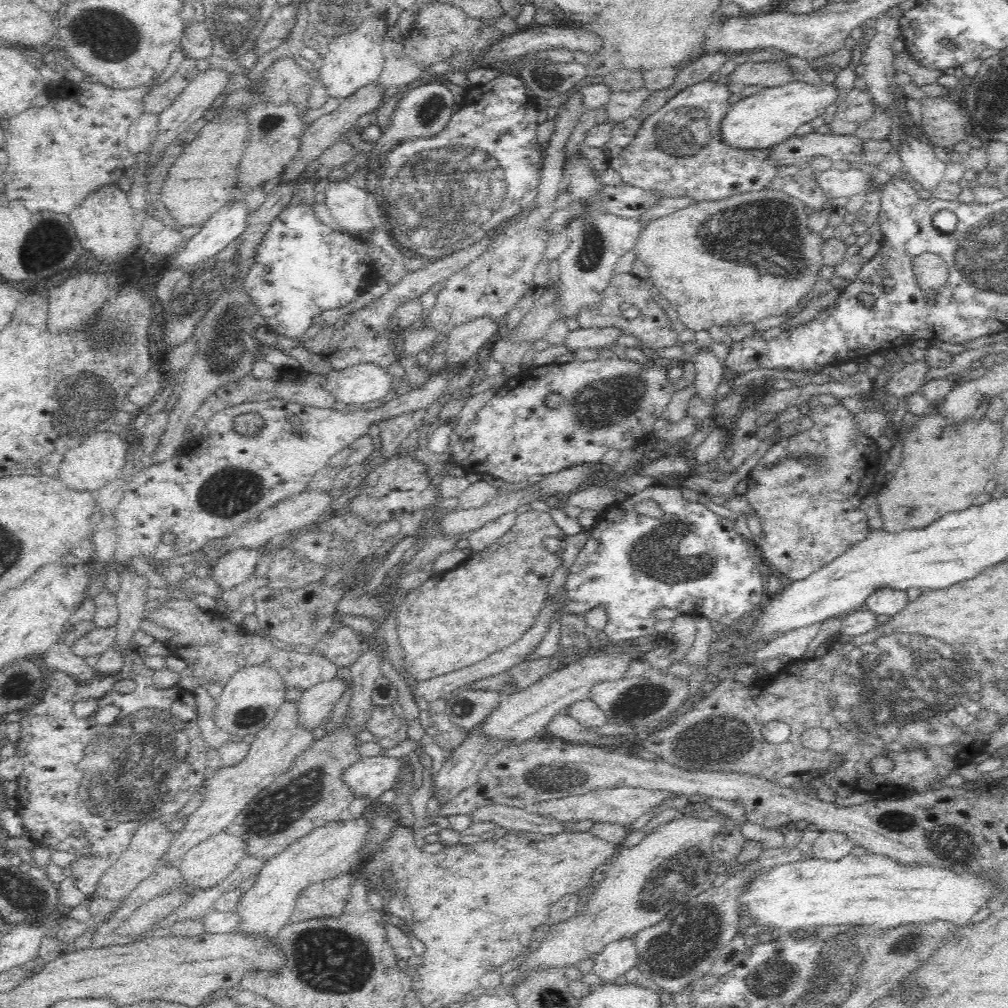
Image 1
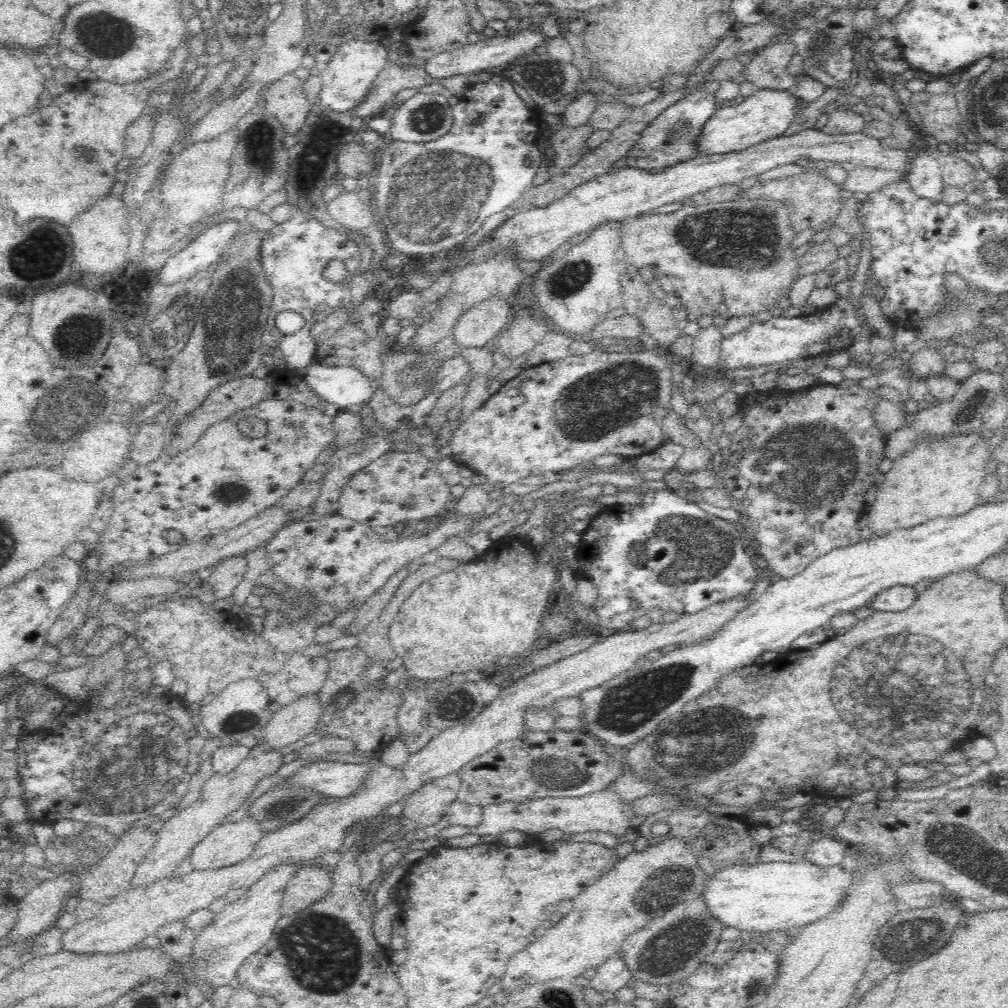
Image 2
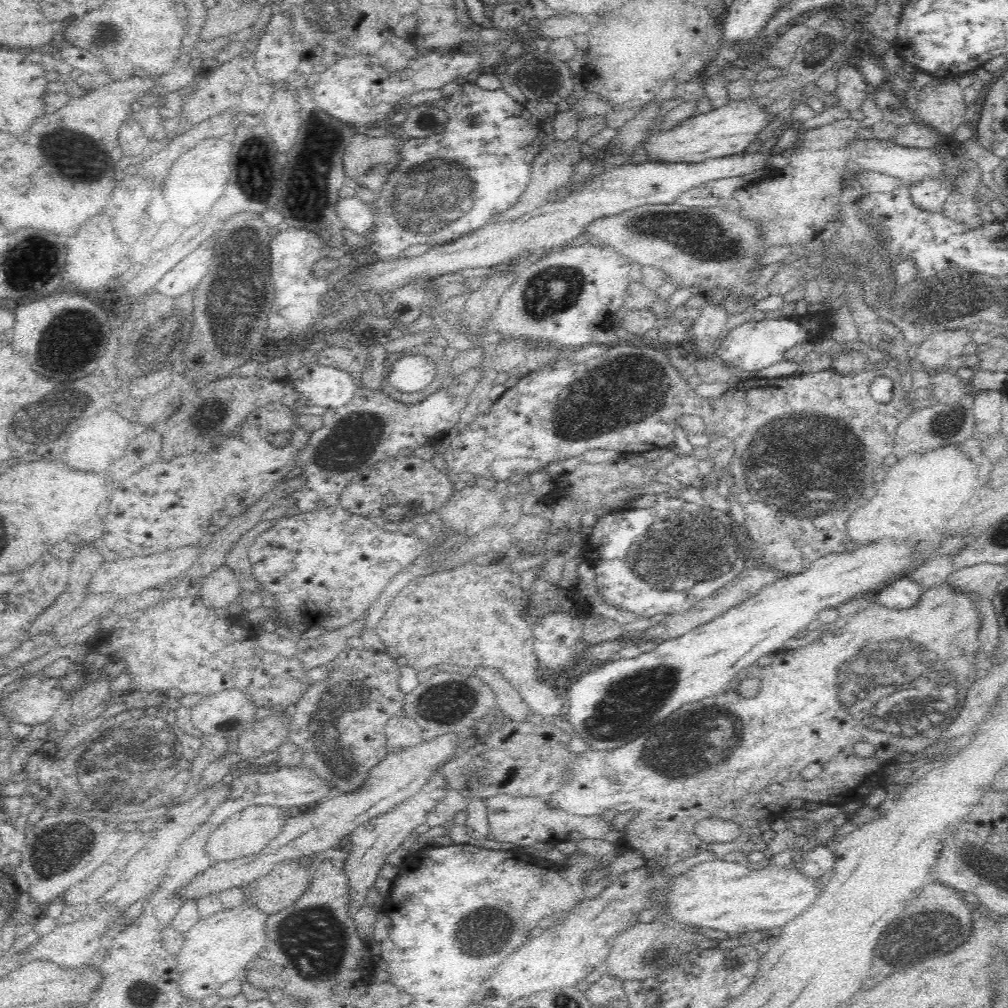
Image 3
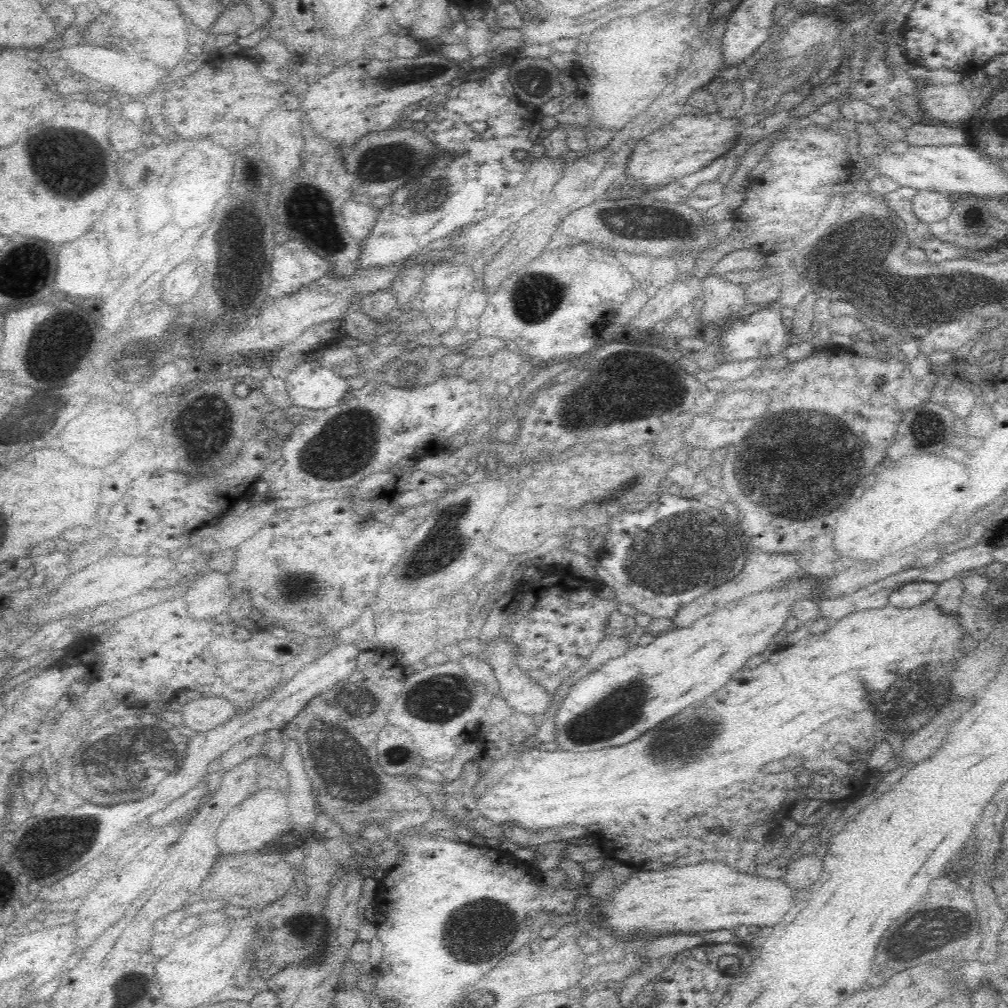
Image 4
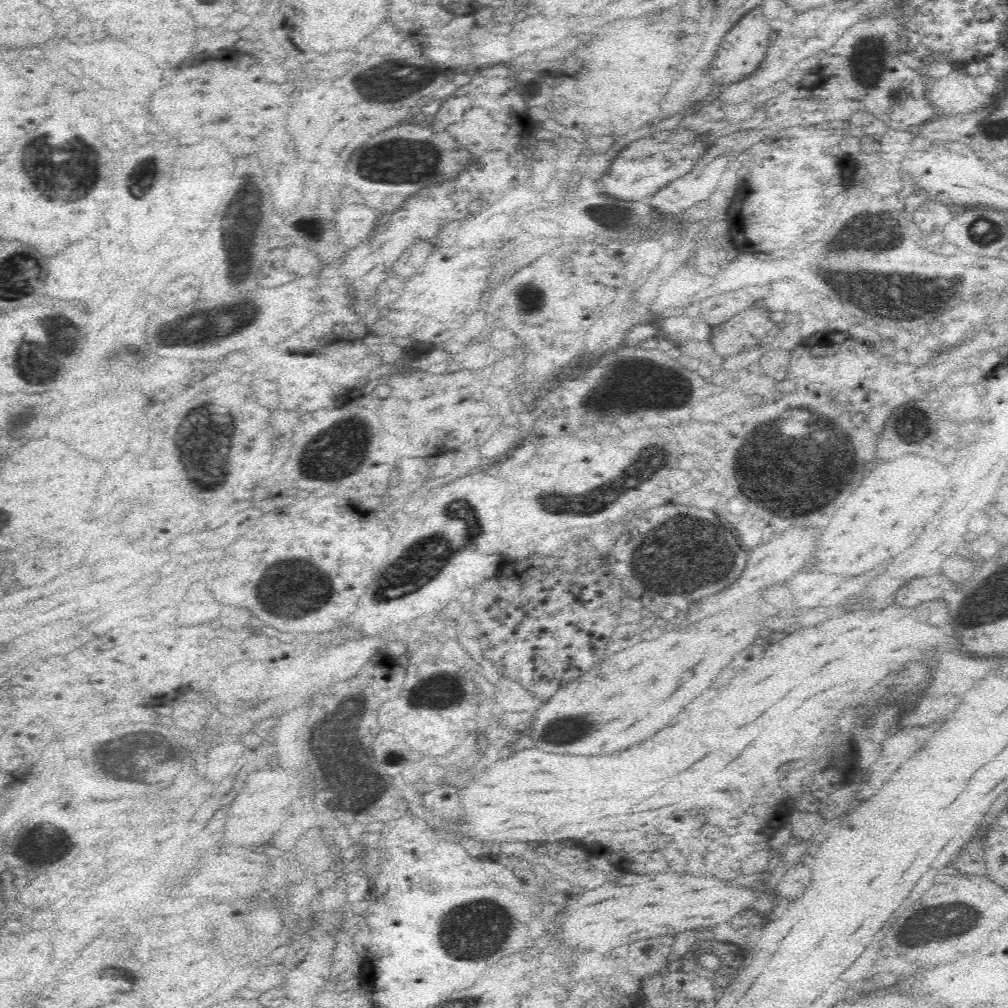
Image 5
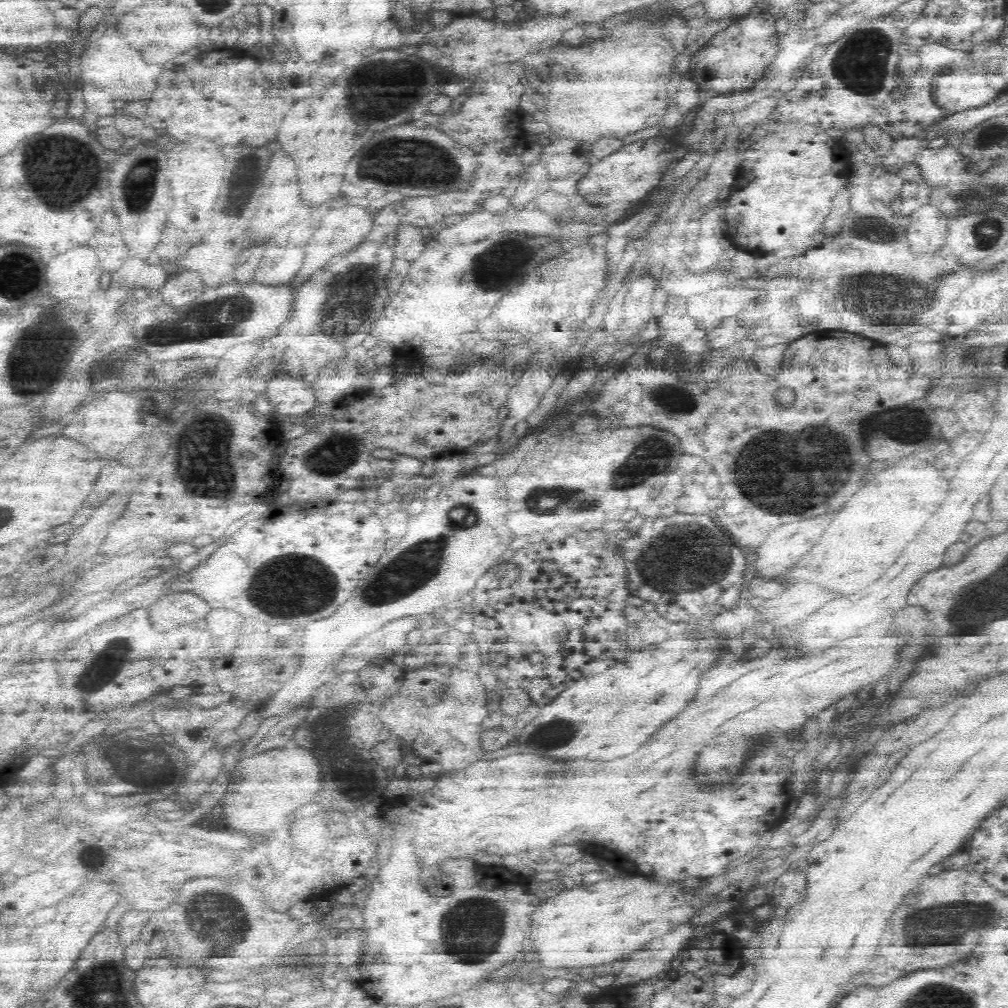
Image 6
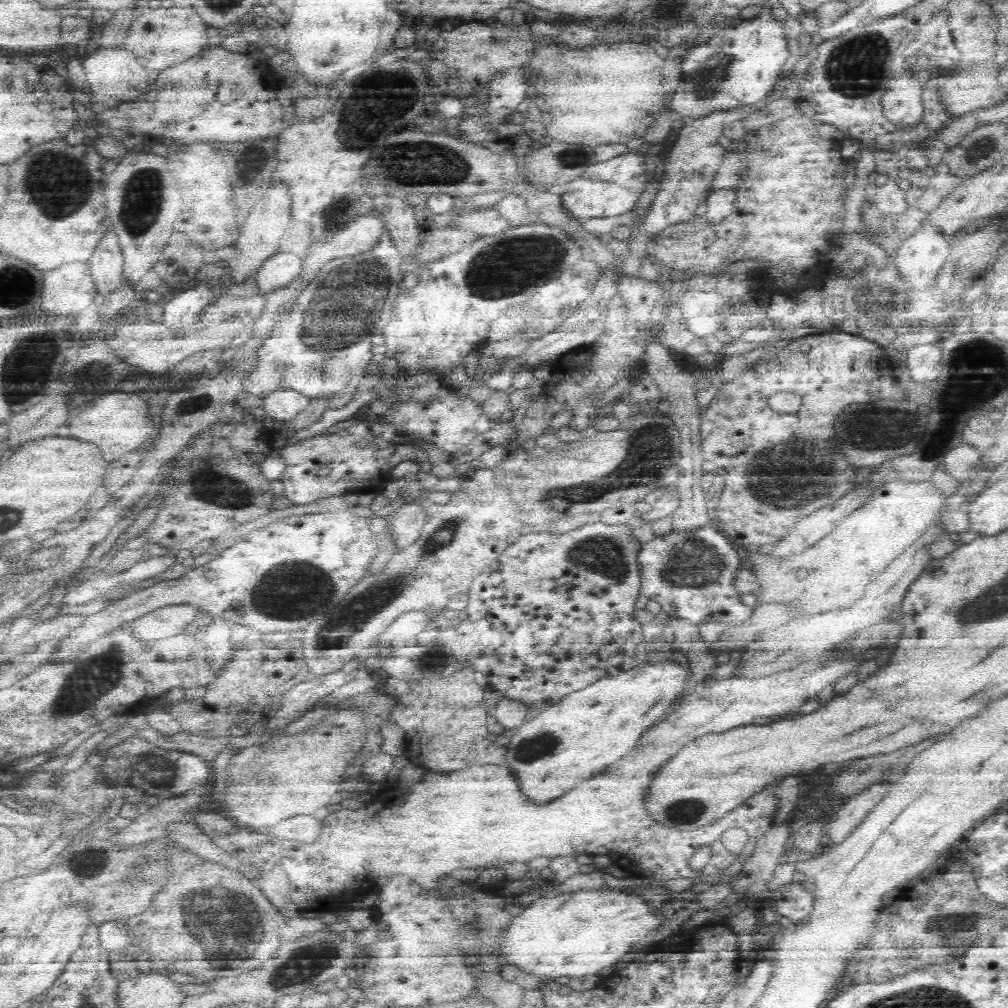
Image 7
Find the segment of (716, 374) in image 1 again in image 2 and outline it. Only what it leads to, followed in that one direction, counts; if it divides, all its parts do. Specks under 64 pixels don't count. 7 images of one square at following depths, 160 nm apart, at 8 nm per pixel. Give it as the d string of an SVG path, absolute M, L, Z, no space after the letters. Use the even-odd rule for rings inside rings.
M712 324L696 333L693 342L694 352L691 354L693 362L698 362L706 368L717 366L721 353L721 342L725 339L720 331L721 329Z

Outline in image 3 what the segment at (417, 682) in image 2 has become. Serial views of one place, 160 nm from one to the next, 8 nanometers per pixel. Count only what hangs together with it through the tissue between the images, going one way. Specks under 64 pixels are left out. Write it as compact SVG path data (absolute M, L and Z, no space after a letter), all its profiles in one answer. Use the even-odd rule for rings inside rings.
M400 714L388 722L385 734L388 738L388 753L402 753L424 742L422 729L416 722Z

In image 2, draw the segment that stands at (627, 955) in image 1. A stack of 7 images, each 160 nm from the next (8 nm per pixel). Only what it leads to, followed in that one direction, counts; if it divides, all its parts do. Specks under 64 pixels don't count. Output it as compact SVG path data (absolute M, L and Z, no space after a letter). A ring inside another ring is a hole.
M619 952L610 956L602 966L598 966L595 976L590 980L588 986L598 992L618 992L624 986L630 986L629 981L633 978L631 970L619 957Z

